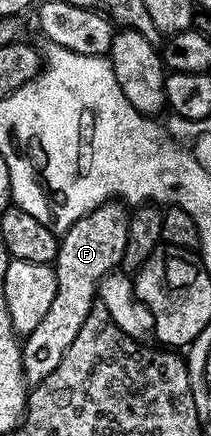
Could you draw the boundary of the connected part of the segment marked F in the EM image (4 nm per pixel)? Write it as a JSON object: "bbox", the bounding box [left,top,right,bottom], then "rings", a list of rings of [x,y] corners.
{"bbox":[21,200,129,387],"rings":[[[108,200],[83,214],[59,239],[59,251],[53,263],[55,295],[49,312],[41,316],[41,324],[25,335],[21,342],[23,351],[23,377],[28,387],[39,385],[57,364],[61,364],[69,344],[77,340],[77,332],[85,316],[96,305],[99,282],[122,263],[125,240],[129,236],[129,210],[118,200]]]}

